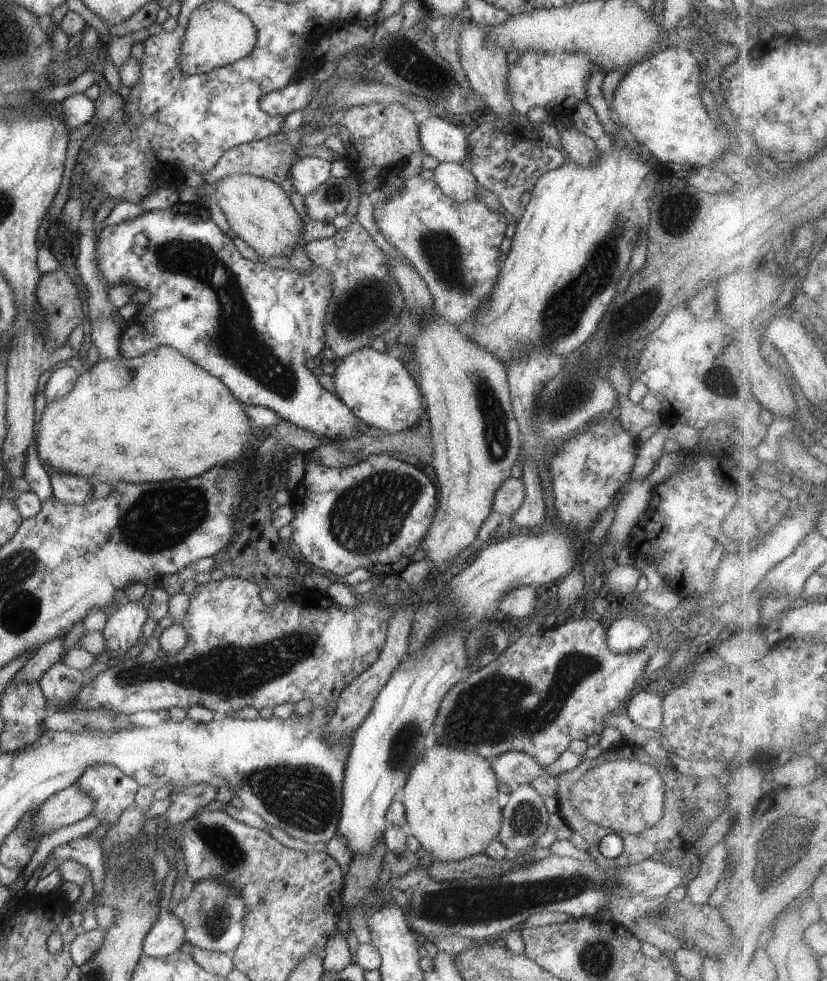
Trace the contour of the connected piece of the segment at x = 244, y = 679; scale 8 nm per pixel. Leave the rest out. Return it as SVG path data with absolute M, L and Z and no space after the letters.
M226 577L222 581L209 581L207 584L201 584L198 592L190 595L191 601L186 614L181 617L180 623L187 632L188 642L186 646L176 656L168 656L159 646L159 636L163 630L171 627L174 623L173 616L168 614L157 622L154 634L148 637L148 641L143 646L143 651L134 659L124 659L118 661L114 666L105 668L96 676L95 682L87 685L84 684L79 690L79 696L73 701L71 709L99 709L110 707L114 712L122 713L124 716L134 714L139 710L170 710L174 706L184 708L200 705L208 710L214 711L219 715L227 715L229 712L235 712L246 706L254 706L259 711L261 708L270 708L272 710L279 704L290 702L296 704L299 700L310 700L315 707L327 707L332 702L337 702L340 693L357 677L366 671L378 660L380 651L383 649L385 638L387 637L388 617L391 610L388 606L378 608L374 601L370 604L359 604L355 608L343 607L331 599L323 591L310 591L304 589L301 594L295 596L295 600L290 603L276 602L272 606L262 603L260 598L262 589L253 582L246 579Z

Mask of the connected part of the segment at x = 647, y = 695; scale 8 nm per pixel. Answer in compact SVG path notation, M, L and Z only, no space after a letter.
M635 689L623 711L636 726L658 730L663 719L662 699L660 695L646 689Z

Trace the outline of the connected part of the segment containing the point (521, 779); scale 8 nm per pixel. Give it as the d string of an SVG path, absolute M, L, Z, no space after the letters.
M506 751L490 760L492 770L500 785L510 788L530 785L532 780L547 774L529 754L518 751Z

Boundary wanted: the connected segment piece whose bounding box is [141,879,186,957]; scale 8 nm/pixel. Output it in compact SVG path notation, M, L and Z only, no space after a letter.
M169 879L163 884L163 891L161 892L161 900L159 902L159 915L153 927L148 931L148 934L144 937L141 949L143 954L149 957L163 957L172 954L173 952L180 951L182 944L186 942L186 929L183 922L179 920L170 909L168 909L168 903L170 902L172 894L173 883Z

